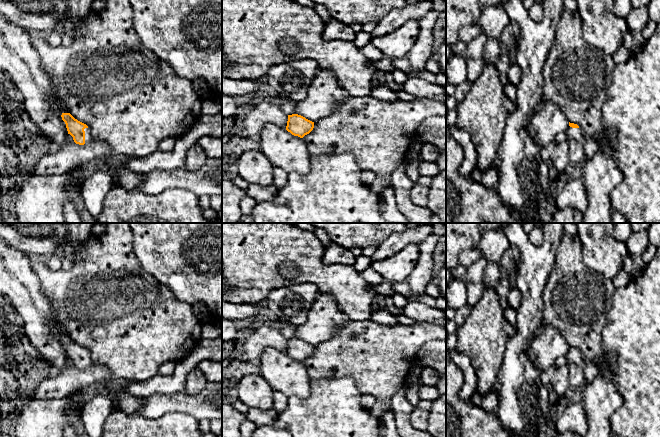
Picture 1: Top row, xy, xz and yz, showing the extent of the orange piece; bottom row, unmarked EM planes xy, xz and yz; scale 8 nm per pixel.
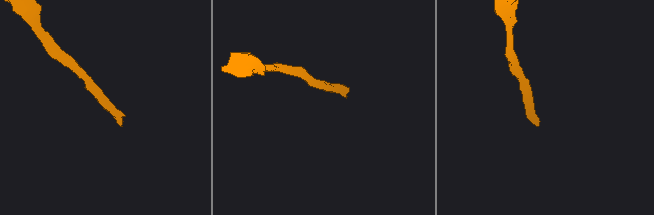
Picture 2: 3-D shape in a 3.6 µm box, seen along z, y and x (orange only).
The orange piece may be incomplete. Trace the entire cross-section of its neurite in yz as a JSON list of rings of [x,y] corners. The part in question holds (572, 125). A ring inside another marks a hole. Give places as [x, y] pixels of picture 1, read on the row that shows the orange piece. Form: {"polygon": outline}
{"polygon": [[[569,122],[566,135],[569,139],[574,139],[585,147],[585,160],[590,159],[598,149],[598,142],[596,141],[595,137],[586,136],[583,130],[577,124]]]}

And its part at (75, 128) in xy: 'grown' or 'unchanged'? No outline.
grown

